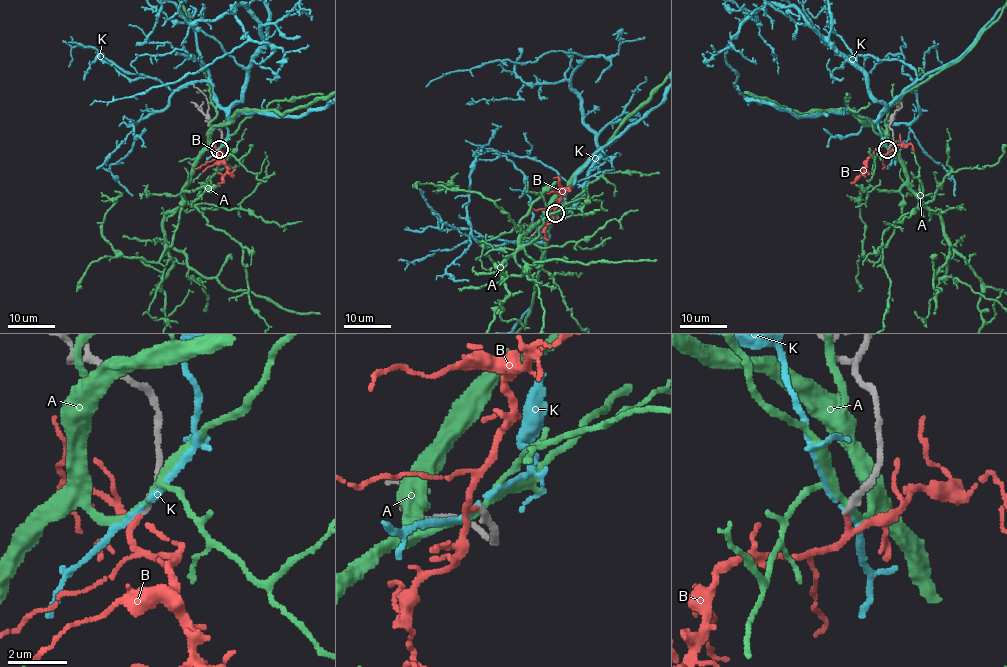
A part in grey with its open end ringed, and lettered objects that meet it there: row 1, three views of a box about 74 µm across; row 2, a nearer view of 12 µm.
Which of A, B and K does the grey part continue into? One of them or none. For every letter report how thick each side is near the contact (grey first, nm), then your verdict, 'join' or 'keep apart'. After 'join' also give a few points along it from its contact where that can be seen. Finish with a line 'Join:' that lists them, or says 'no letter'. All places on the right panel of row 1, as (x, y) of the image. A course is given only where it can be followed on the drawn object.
A: calibres 240 and 240 nm; keep apart
B: calibres 200 and 150 nm; join; course (887, 149), (885, 155), (870, 157), (852, 184)
K: calibres 220 and 170 nm; keep apart
Join: B

